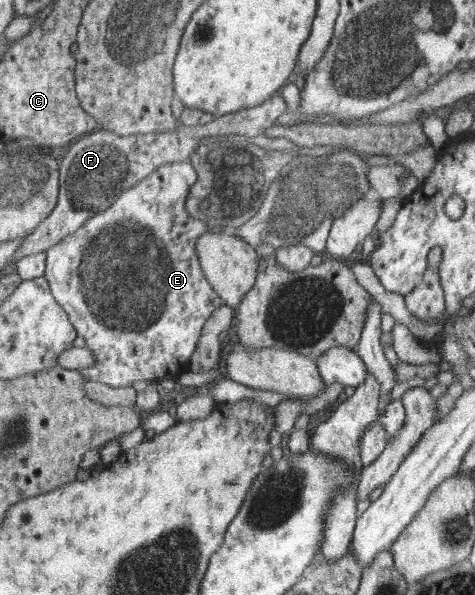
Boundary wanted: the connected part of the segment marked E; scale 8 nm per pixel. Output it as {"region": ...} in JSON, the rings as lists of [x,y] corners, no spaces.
{"region":[[[189,161],[166,163],[146,177],[146,180],[142,180],[142,184],[131,188],[130,192],[125,192],[116,202],[109,204],[98,216],[91,217],[91,220],[80,231],[70,234],[61,243],[47,251],[45,277],[49,280],[49,288],[53,290],[54,299],[69,313],[78,335],[83,336],[86,346],[94,354],[95,364],[81,371],[86,382],[104,382],[104,384],[110,384],[112,388],[124,388],[130,387],[132,382],[138,382],[138,380],[160,379],[167,385],[178,376],[190,371],[192,354],[198,350],[206,322],[212,318],[214,311],[218,311],[225,304],[205,276],[198,255],[199,239],[206,232],[204,222],[192,218],[186,210],[186,196],[190,188],[197,183],[197,178],[197,169],[192,167]]]}

